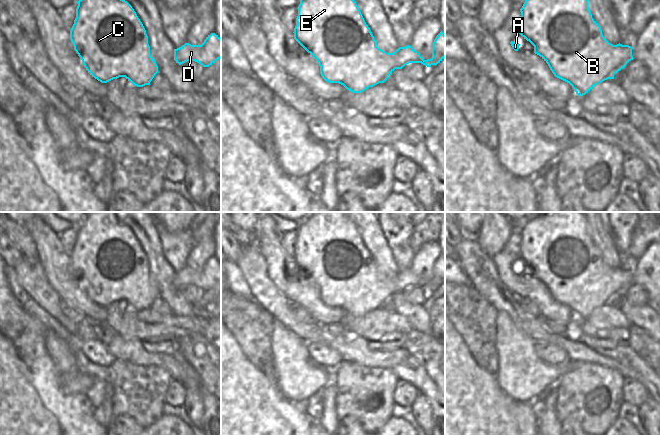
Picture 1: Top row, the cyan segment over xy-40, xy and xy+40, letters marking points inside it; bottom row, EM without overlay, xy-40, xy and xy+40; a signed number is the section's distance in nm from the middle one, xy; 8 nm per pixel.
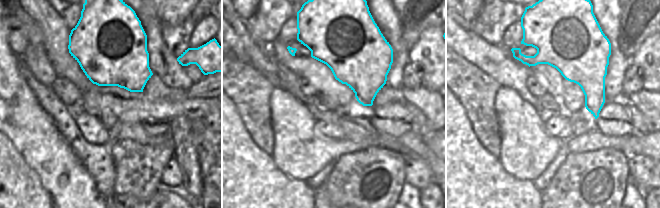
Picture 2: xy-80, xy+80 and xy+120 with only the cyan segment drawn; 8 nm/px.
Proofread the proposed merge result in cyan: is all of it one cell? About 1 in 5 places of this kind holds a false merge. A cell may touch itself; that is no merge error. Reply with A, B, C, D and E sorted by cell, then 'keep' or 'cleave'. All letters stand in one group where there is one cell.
A B C D E; keep

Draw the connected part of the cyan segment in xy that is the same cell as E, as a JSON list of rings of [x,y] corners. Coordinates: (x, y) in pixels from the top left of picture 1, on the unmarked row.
[[[311,212],[301,223],[300,228],[298,230],[298,240],[296,242],[296,250],[294,252],[294,263],[318,286],[320,290],[320,298],[322,302],[329,306],[329,307],[339,307],[343,309],[347,314],[353,317],[361,317],[368,313],[369,311],[373,311],[379,307],[384,307],[388,300],[395,294],[395,293],[402,293],[405,289],[409,287],[421,287],[427,291],[431,289],[437,289],[445,282],[445,258],[441,255],[435,262],[432,268],[432,282],[424,284],[420,278],[415,275],[410,269],[405,271],[399,271],[393,277],[387,277],[376,270],[376,264],[366,248],[356,226],[350,220],[348,215],[345,212]]]

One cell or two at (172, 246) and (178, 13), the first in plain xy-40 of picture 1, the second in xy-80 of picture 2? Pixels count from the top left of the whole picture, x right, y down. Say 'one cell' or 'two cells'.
two cells

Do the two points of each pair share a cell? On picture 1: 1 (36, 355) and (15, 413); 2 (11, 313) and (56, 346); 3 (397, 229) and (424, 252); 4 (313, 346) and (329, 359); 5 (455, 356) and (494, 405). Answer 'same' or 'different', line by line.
1: different
2: different
3: different
4: same
5: same

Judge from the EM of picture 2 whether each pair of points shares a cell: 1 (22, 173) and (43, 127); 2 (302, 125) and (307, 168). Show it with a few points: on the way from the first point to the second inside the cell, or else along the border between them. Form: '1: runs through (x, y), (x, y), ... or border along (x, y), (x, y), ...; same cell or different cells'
1: border along (13, 144), (24, 161), (36, 173), (40, 183); different cells
2: runs through (299, 136), (301, 157); same cell

